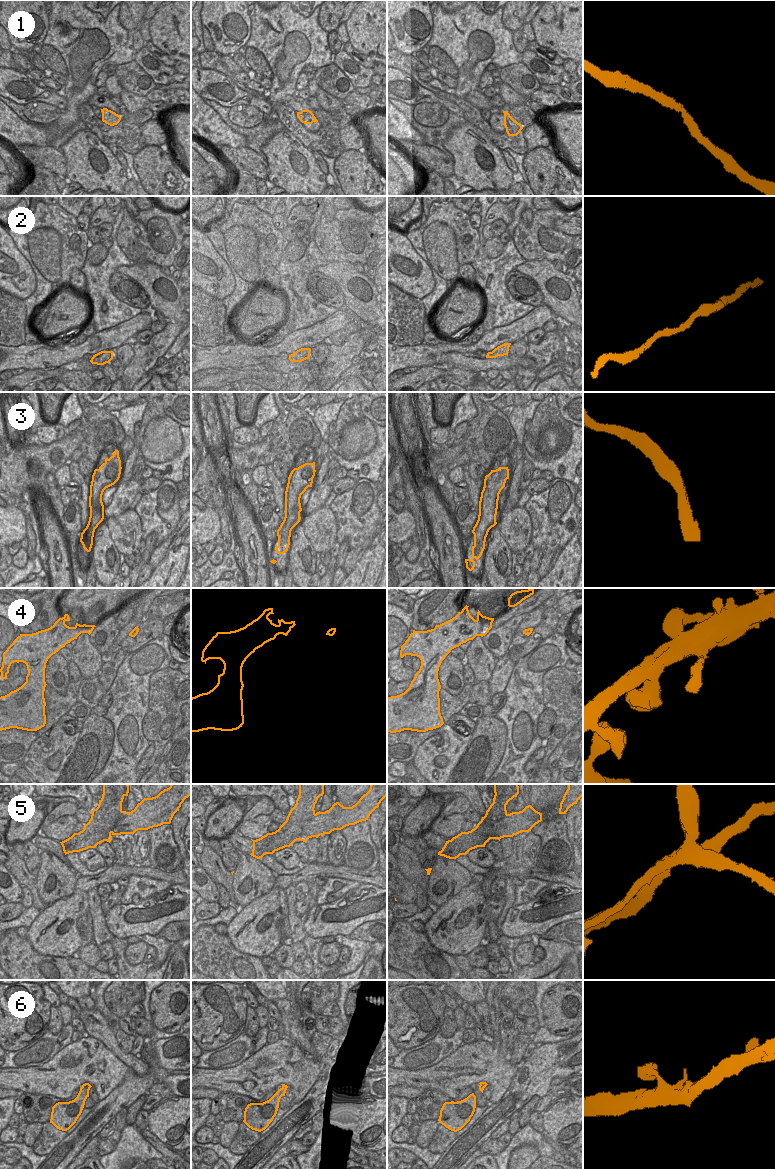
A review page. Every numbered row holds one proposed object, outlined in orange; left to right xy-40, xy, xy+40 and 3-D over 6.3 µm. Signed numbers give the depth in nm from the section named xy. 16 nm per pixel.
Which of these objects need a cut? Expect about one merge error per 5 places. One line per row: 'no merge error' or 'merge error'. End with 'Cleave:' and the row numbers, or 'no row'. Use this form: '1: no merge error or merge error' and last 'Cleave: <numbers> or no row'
1: no merge error
2: no merge error
3: no merge error
4: no merge error
5: merge error
6: no merge error
Cleave: 5

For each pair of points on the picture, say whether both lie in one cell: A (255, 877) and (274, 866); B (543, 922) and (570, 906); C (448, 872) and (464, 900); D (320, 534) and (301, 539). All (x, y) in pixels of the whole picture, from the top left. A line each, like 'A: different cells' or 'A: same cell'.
A: different cells
B: same cell
C: different cells
D: different cells

